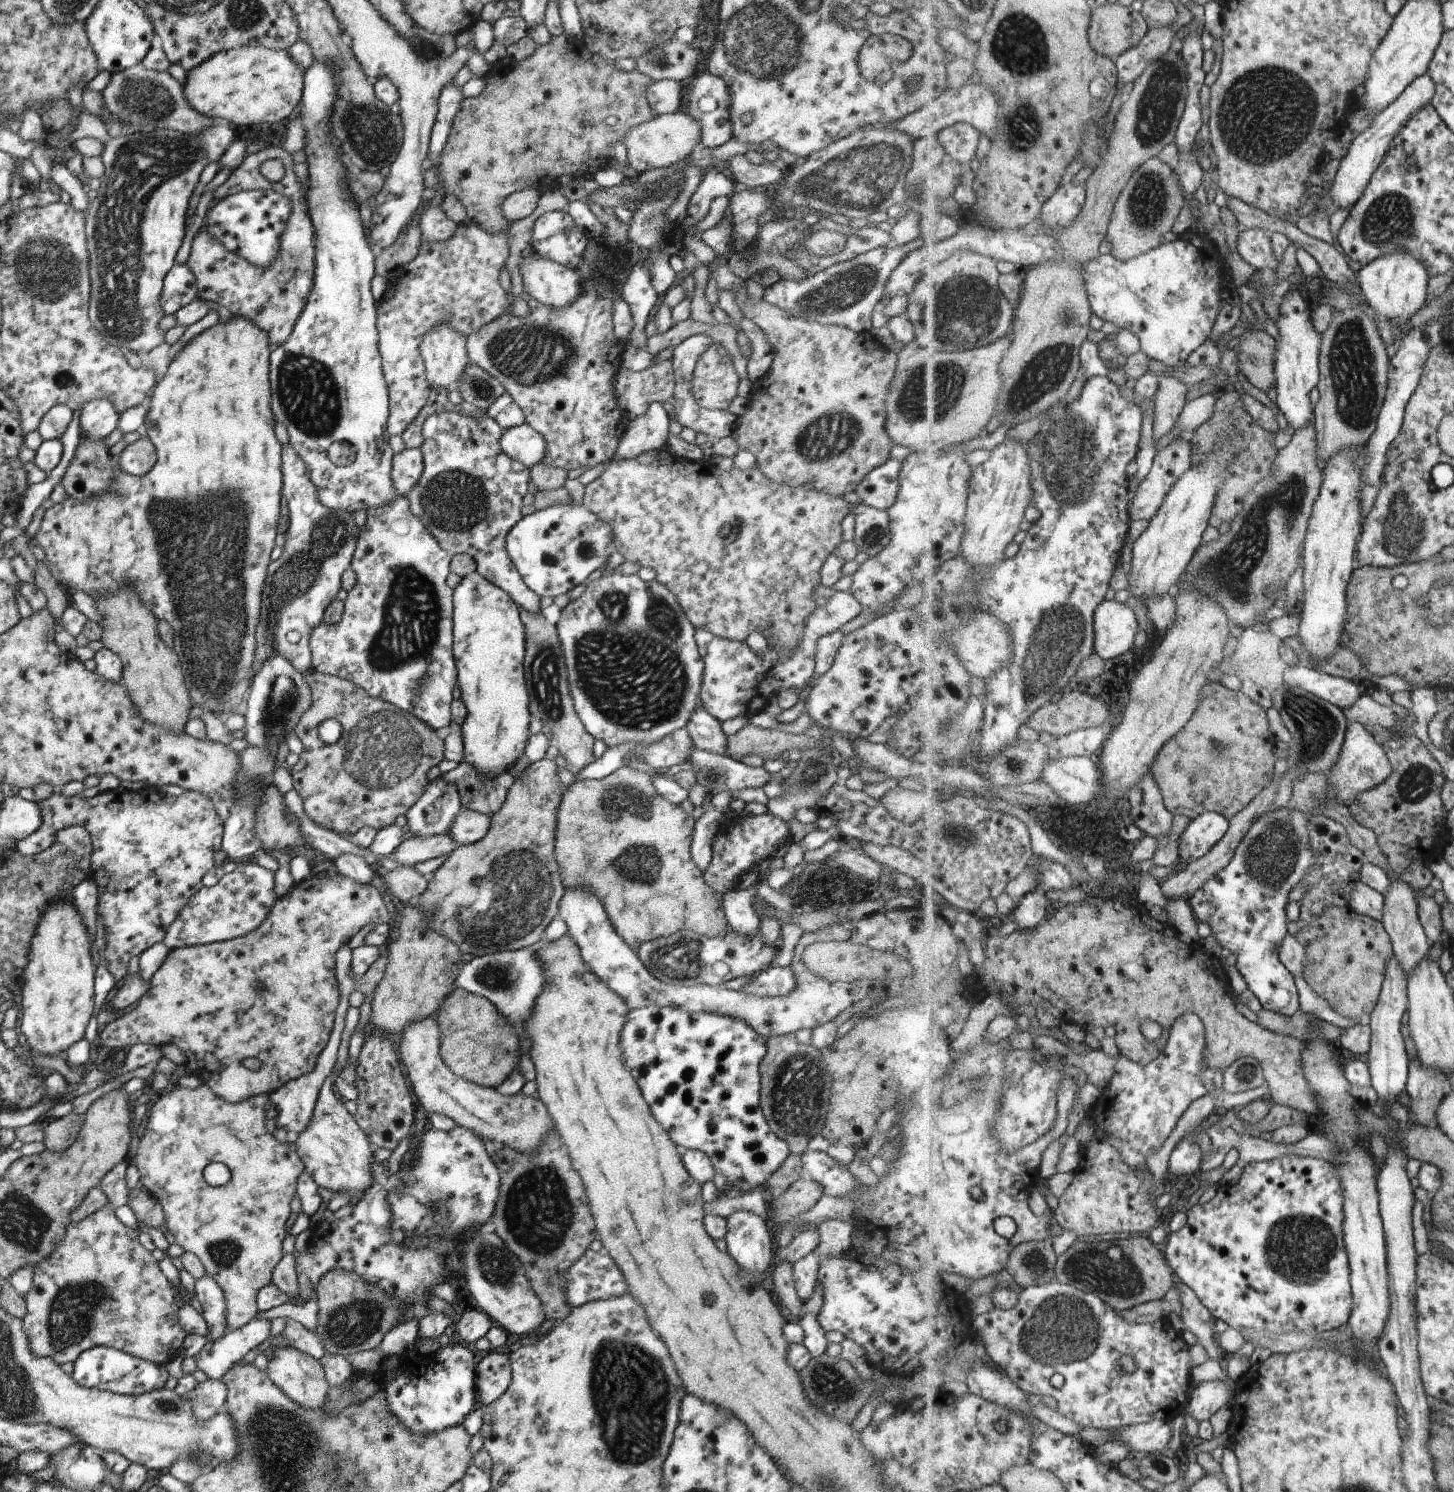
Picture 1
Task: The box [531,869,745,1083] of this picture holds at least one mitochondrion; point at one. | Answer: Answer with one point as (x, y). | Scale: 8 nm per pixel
(682, 959)

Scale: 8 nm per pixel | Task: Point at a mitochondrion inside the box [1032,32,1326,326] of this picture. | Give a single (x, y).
(1267, 113)

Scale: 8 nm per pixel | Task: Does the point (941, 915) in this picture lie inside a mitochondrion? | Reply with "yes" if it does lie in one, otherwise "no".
no

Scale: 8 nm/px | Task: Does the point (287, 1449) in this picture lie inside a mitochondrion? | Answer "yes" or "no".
yes

